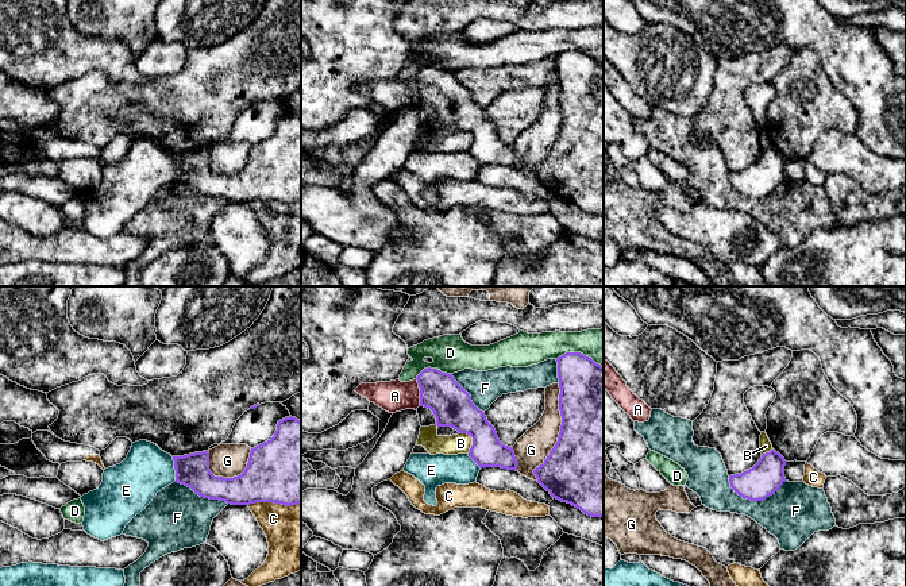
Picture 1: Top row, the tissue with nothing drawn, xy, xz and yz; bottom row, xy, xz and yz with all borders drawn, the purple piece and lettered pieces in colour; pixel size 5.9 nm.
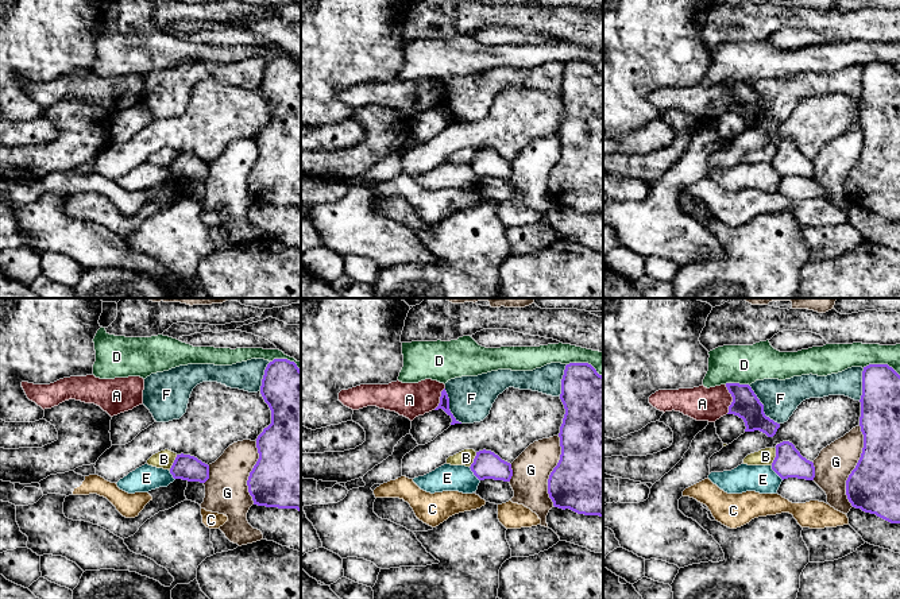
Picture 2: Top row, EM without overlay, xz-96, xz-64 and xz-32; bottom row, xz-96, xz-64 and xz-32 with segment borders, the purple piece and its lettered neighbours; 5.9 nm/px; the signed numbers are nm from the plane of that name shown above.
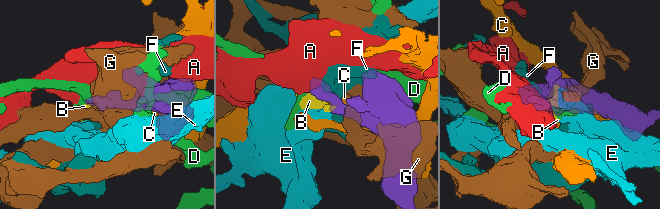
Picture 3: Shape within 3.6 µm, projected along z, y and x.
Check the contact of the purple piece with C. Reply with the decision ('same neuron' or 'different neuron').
different neuron

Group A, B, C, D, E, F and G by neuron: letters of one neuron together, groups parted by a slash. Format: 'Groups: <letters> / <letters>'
Groups: A / B / C / D / E / F / G

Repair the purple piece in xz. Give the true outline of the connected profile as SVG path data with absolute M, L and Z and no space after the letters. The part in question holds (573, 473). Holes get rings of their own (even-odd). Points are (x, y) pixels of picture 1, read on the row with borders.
M581 352L556 359L562 425L558 442L543 464L533 470L537 482L556 500L571 504L591 517L604 517L604 366Z

